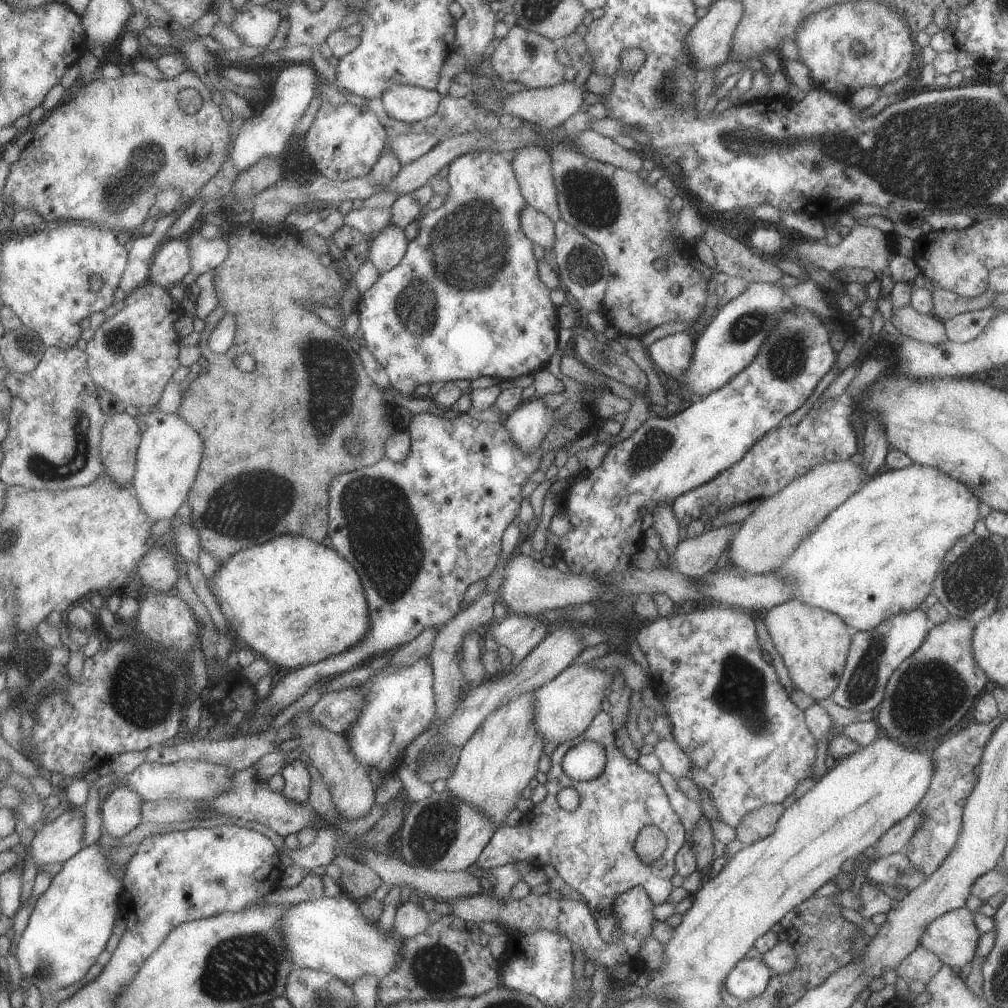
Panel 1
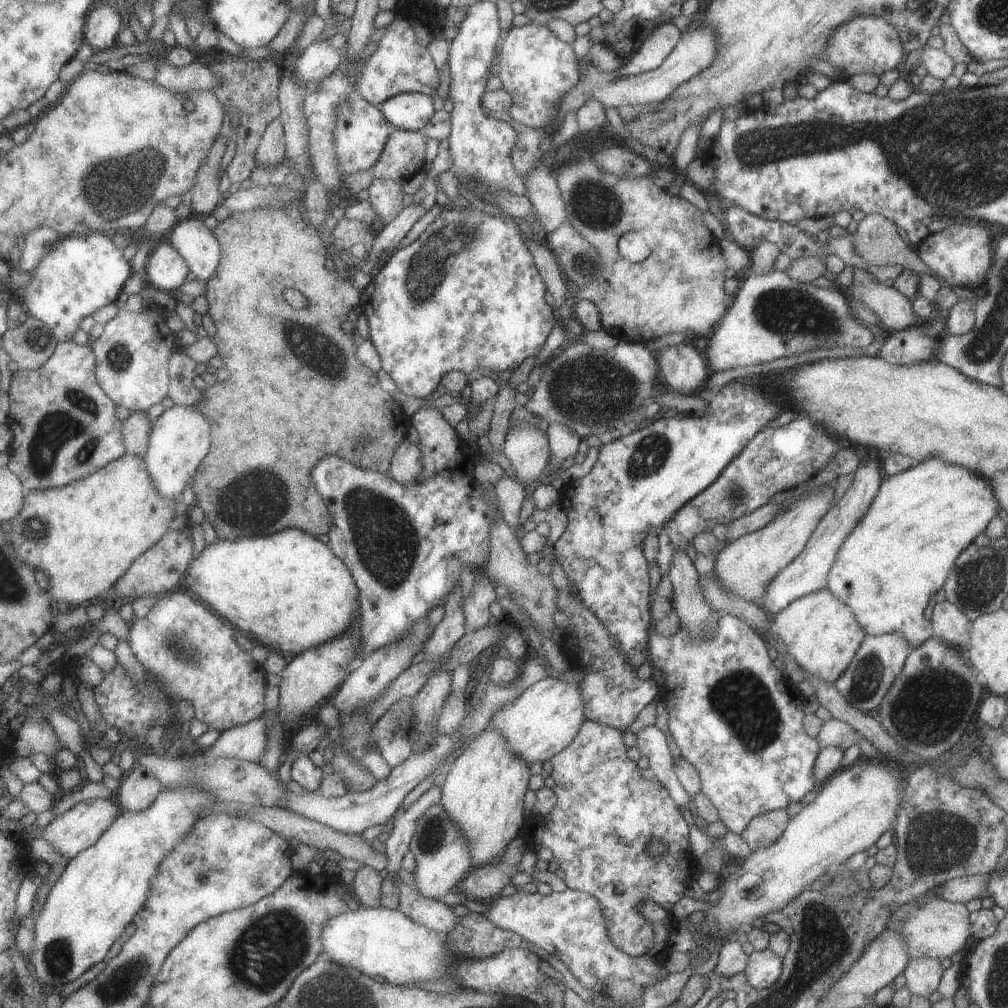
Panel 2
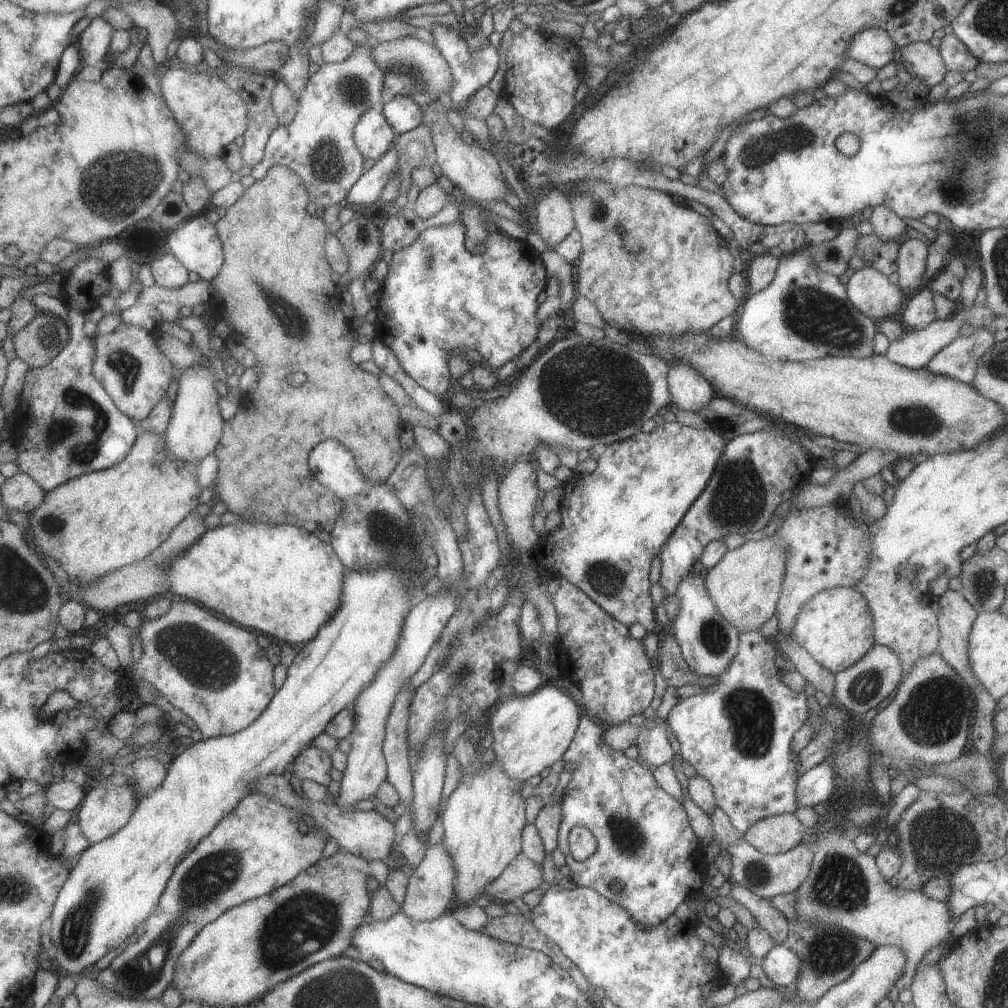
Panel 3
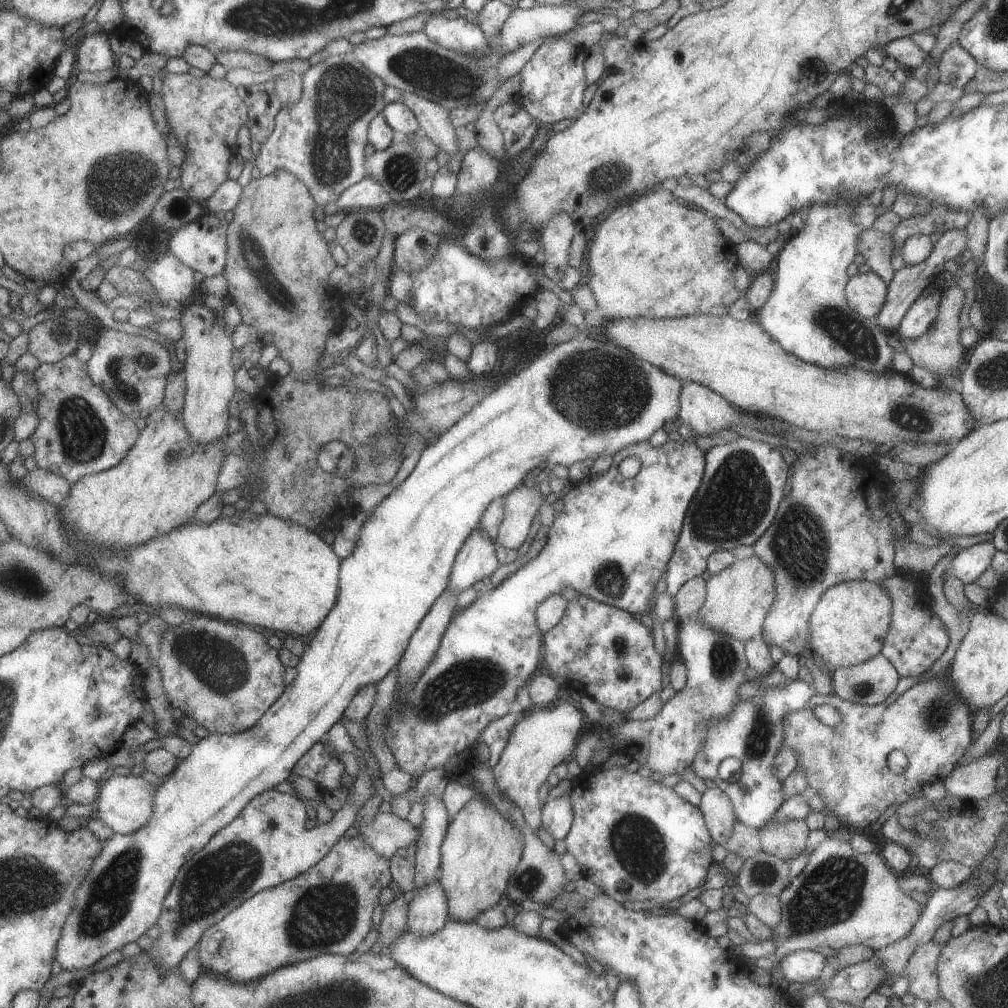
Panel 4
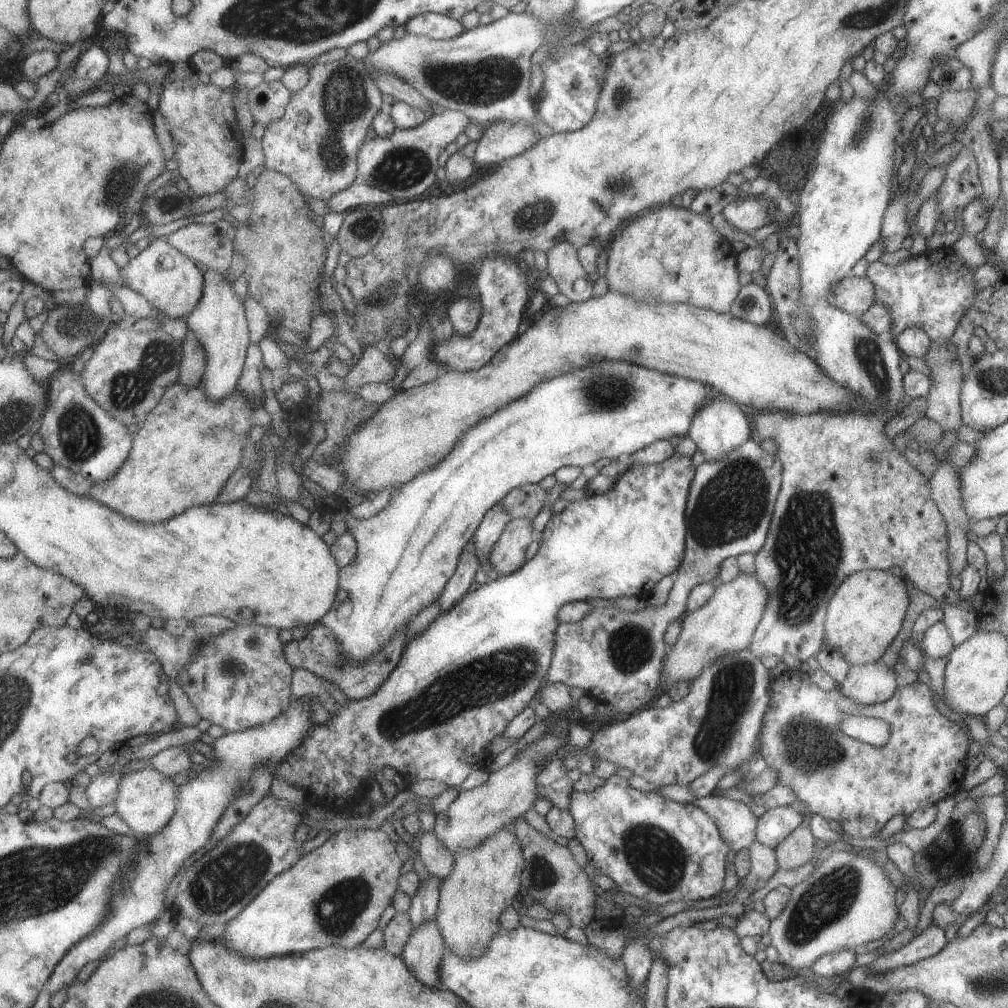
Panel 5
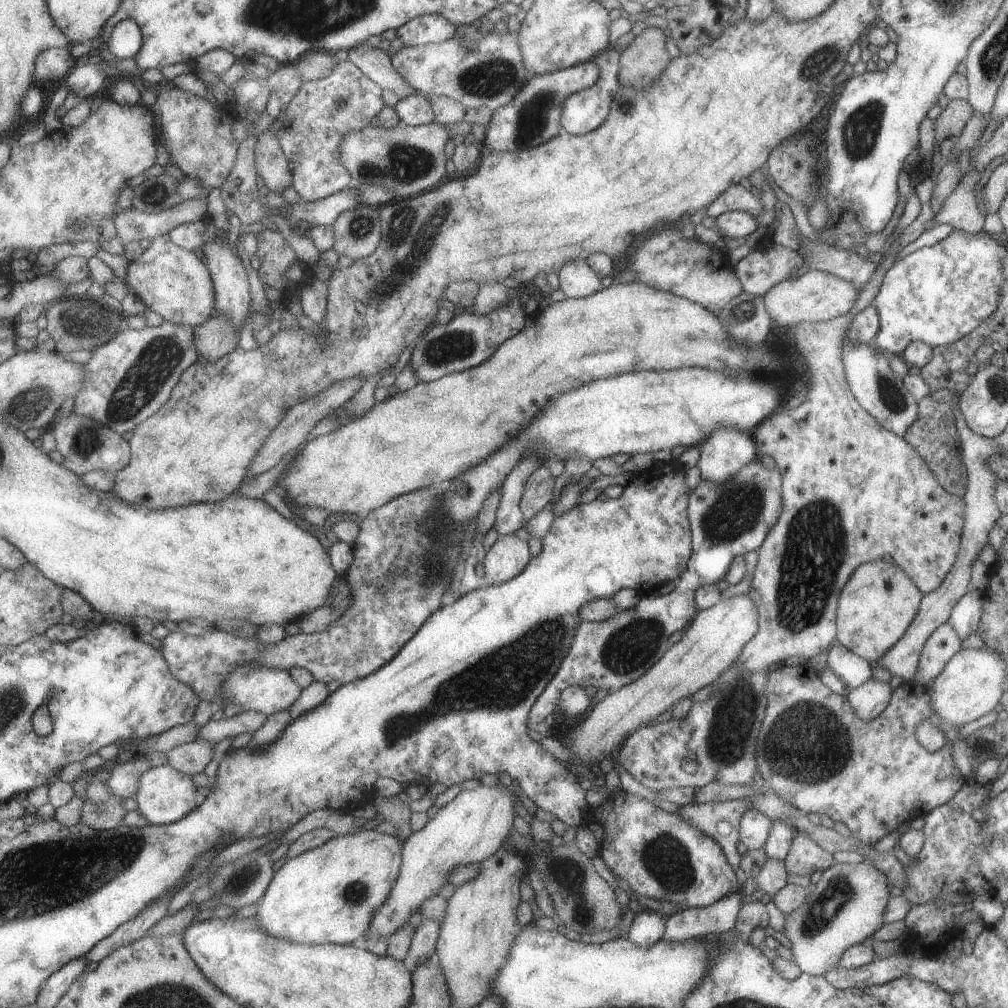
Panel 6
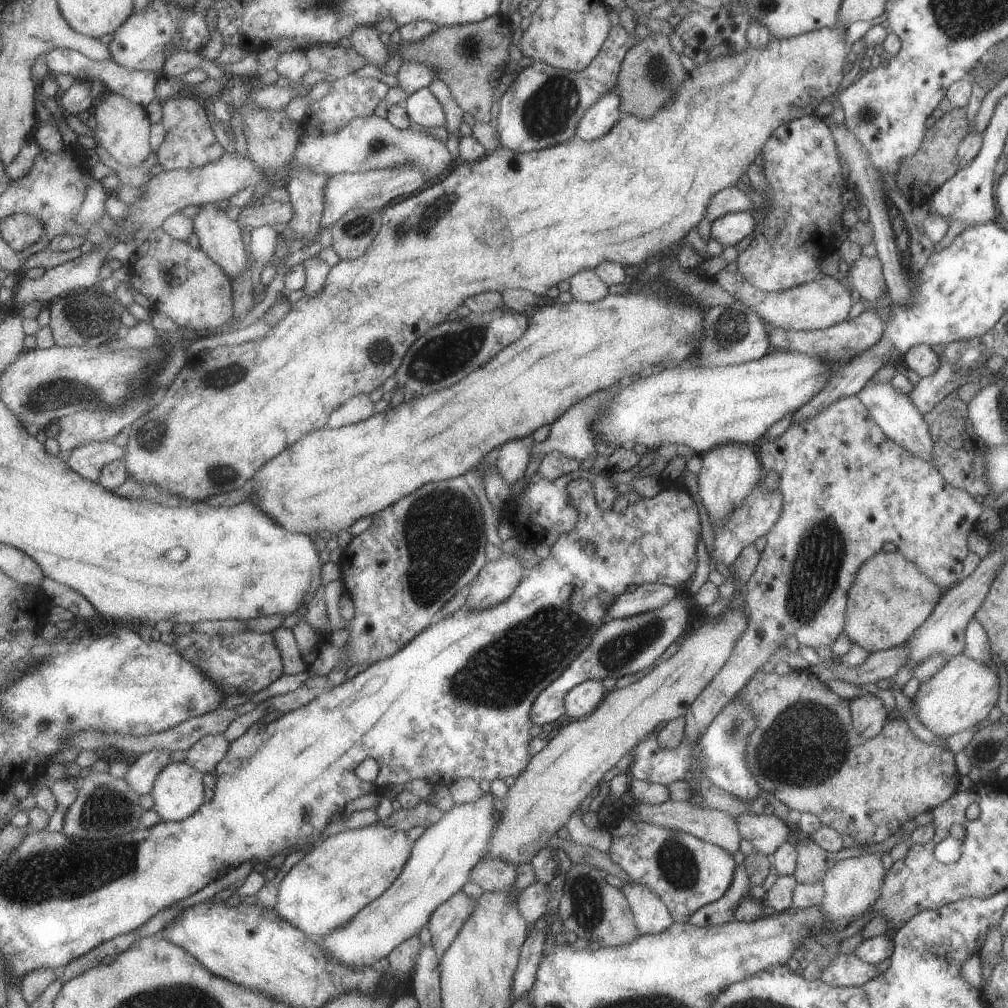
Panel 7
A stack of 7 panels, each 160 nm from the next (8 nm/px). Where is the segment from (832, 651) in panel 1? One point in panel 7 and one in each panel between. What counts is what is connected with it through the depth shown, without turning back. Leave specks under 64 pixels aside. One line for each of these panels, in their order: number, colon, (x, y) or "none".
2: (820, 633)
3: (834, 627)
4: (848, 625)
5: (864, 615)
6: (878, 601)
7: (889, 598)

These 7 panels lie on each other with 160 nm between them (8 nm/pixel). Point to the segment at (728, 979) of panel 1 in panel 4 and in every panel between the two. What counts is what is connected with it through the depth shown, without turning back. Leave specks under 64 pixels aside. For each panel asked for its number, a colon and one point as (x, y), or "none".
2: (762, 968)
3: (780, 965)
4: (803, 967)

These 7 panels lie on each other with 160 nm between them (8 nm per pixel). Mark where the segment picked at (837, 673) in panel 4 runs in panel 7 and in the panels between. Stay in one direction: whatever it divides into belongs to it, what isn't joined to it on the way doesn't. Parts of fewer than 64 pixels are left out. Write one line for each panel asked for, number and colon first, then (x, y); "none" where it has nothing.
5: (868, 684)
6: (868, 700)
7: (868, 716)

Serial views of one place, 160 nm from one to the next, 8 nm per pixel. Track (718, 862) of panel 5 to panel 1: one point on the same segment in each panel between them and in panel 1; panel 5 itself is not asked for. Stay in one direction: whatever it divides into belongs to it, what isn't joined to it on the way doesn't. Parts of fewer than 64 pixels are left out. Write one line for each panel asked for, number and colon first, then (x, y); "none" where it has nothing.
1: (591, 848)
2: (606, 812)
3: (644, 842)
4: (625, 827)

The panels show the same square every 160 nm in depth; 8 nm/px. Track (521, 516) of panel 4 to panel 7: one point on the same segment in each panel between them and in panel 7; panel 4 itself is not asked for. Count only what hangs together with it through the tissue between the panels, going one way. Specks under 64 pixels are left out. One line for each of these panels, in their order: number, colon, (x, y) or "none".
5: (508, 557)
6: (506, 559)
7: (495, 584)

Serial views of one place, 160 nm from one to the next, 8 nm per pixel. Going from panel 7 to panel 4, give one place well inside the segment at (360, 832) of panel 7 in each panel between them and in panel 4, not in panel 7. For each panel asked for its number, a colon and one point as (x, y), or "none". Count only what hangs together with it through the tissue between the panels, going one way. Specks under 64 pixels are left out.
4: (329, 909)
5: (334, 896)
6: (330, 894)

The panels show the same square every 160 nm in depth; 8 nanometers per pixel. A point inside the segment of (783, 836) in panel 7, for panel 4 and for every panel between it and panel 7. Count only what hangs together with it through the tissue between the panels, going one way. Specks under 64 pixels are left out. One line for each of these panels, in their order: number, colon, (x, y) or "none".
4: (719, 817)
5: (735, 823)
6: (754, 827)

